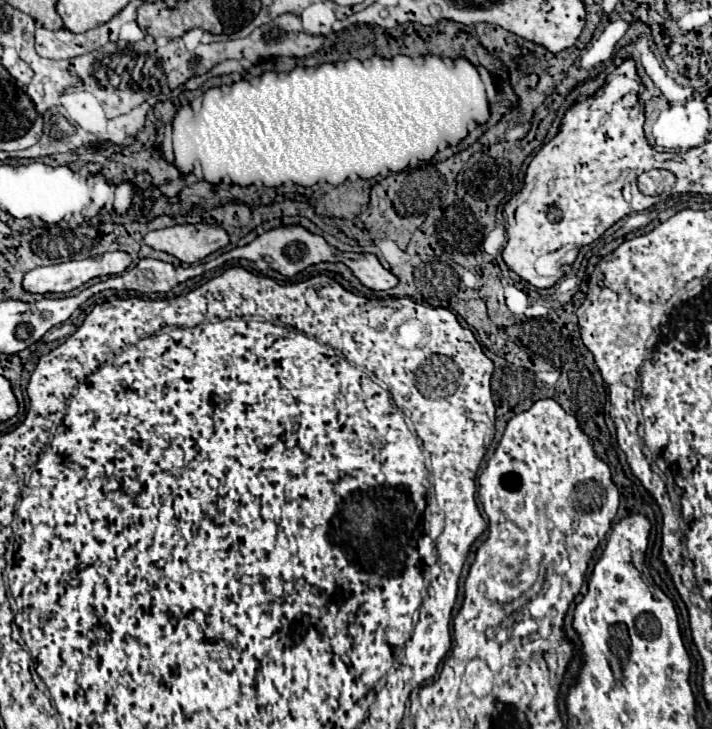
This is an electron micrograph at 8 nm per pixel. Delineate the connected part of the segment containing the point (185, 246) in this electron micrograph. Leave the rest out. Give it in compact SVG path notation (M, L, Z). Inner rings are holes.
M175 224L149 232L145 244L165 250L185 264L193 264L227 246L229 234L219 224Z

